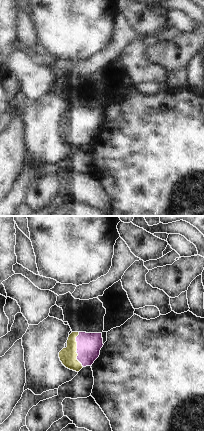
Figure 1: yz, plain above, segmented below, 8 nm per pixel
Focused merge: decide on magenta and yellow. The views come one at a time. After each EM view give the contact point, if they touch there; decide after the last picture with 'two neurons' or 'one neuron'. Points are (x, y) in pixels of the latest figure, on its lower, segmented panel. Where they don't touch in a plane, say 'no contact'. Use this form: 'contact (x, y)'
contact (77, 349)

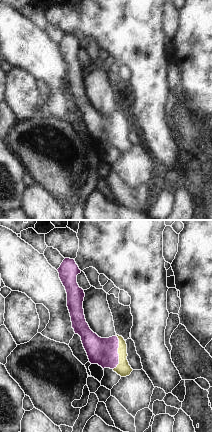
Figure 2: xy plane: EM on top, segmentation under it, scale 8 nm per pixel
contact (117, 352)

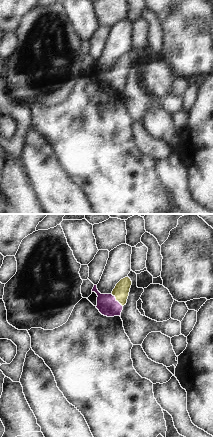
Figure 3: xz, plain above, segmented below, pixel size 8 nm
contact (115, 300)

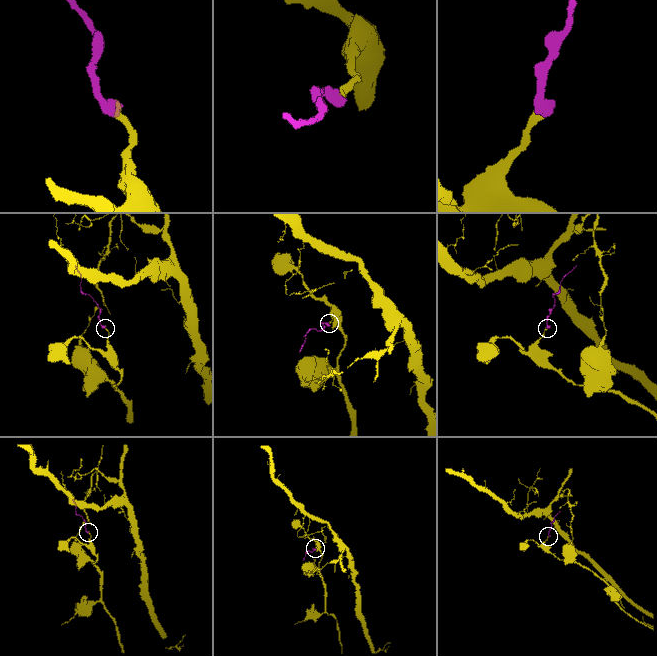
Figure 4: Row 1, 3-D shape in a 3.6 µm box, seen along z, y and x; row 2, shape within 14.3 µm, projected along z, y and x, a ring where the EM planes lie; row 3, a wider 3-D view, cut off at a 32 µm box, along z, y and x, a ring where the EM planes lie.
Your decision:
one neuron

